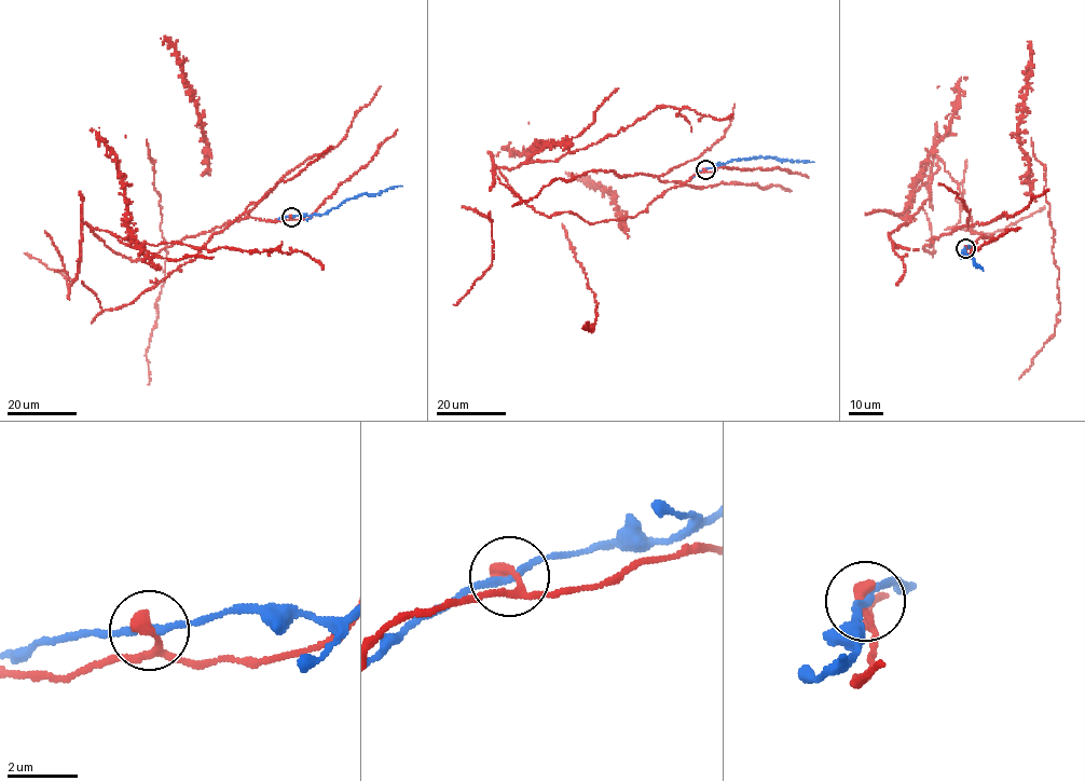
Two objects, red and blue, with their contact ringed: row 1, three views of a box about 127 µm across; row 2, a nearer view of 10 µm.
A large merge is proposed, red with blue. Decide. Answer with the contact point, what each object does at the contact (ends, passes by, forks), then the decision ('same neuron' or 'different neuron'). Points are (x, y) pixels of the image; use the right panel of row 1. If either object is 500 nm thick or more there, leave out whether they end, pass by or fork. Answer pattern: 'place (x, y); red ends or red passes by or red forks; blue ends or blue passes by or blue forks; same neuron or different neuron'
place (965, 248); red passes by; blue passes by; same neuron

